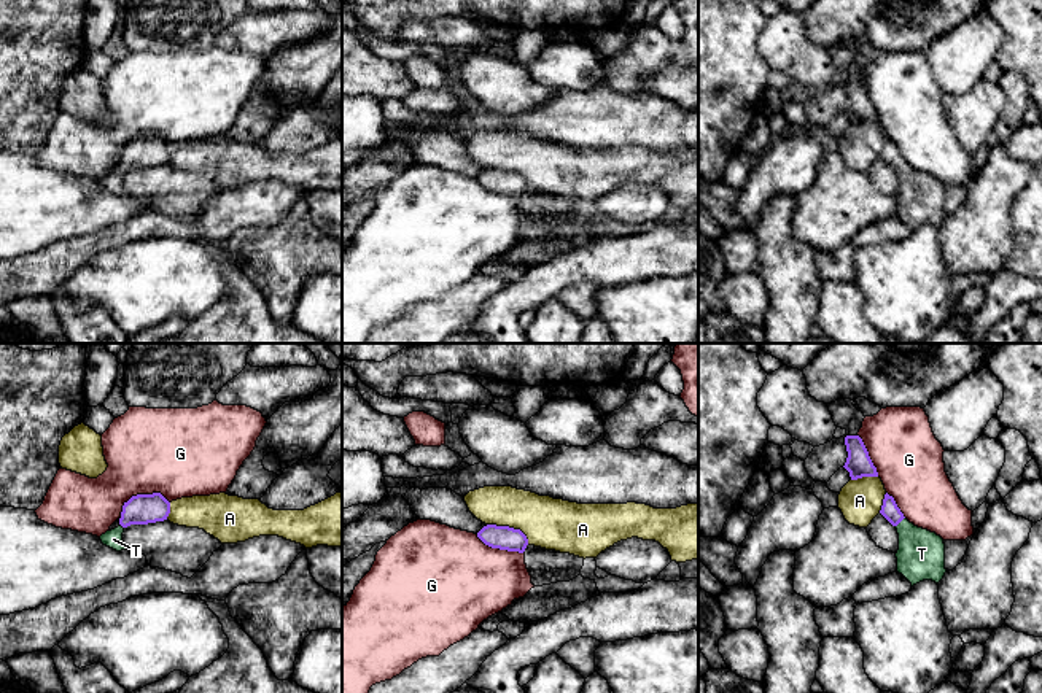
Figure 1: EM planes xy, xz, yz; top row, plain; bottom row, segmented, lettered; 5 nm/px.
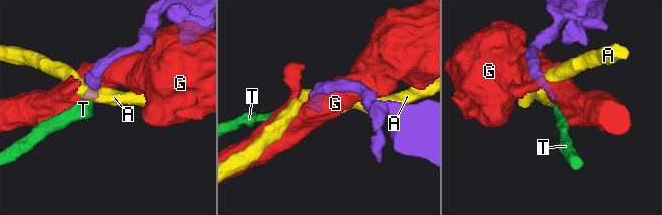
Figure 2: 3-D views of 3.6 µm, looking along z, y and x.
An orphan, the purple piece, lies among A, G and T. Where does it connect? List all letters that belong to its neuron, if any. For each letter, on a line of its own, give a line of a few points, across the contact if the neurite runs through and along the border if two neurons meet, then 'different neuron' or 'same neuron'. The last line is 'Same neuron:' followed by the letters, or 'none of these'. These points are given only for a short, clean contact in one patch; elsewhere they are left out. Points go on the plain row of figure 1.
A: xz (487, 167), (517, 172), (528, 188) | different neuron
G: different neuron
T: yz (890, 154), (901, 164), (921, 197) | same neuron
Same neuron: T

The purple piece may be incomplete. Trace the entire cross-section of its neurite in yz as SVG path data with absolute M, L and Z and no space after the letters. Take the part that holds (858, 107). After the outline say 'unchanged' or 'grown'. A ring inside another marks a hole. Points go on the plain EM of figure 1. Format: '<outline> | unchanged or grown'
M846 79L845 89L848 102L843 111L850 116L851 124L862 121L878 121L877 111L873 110L869 95L859 79Z | unchanged

